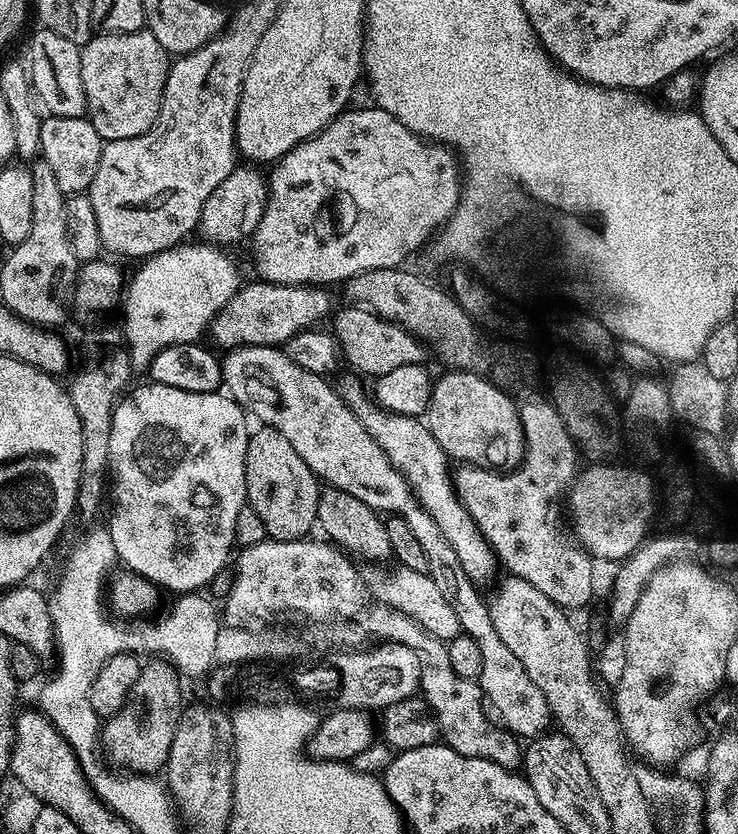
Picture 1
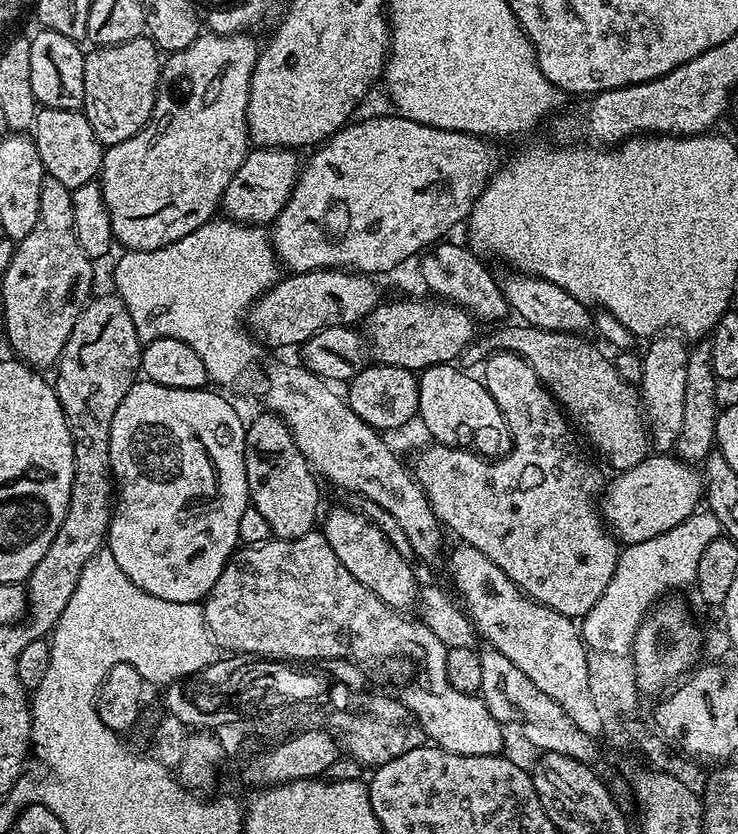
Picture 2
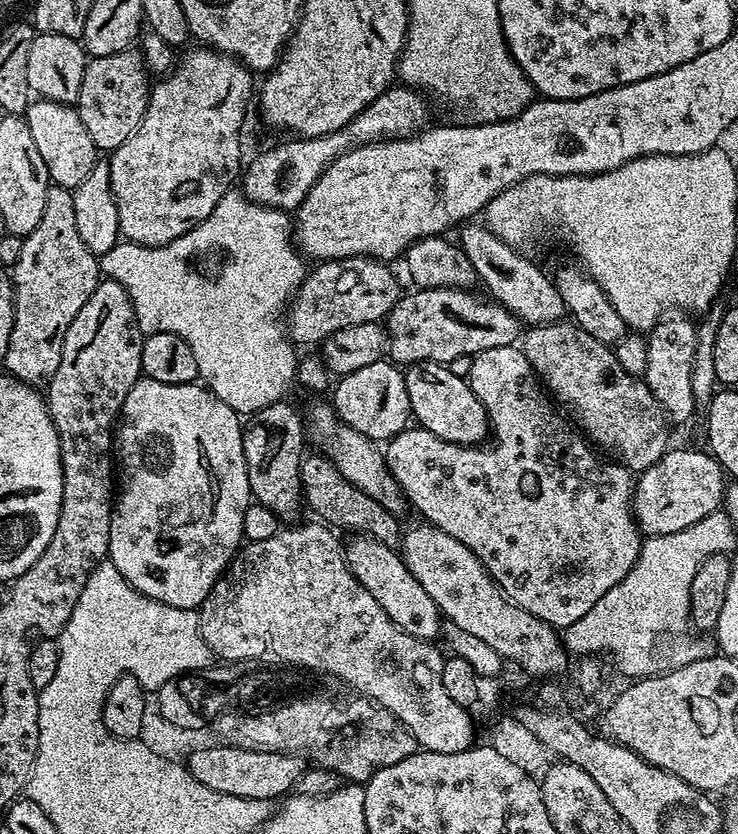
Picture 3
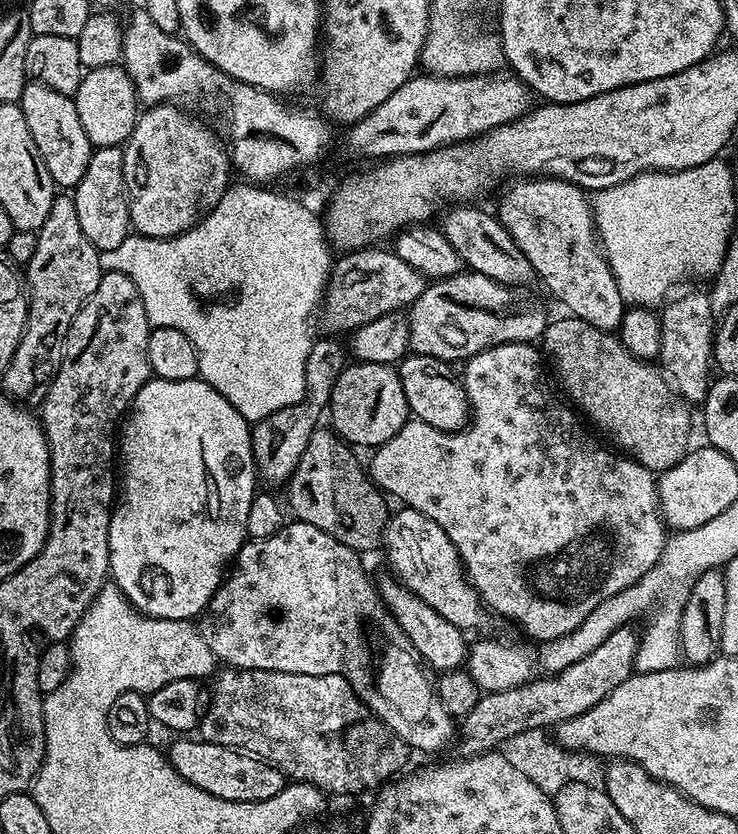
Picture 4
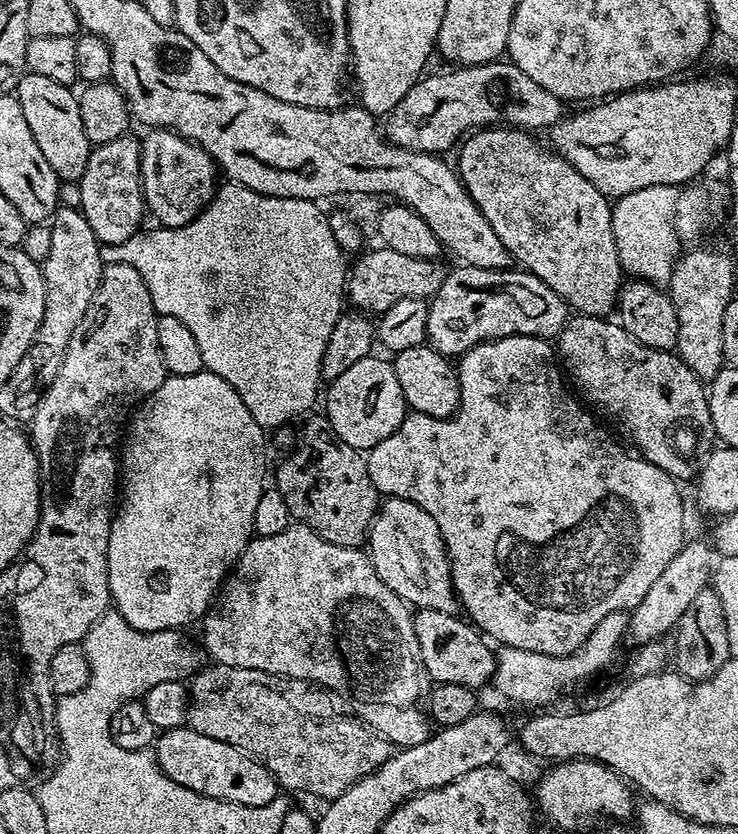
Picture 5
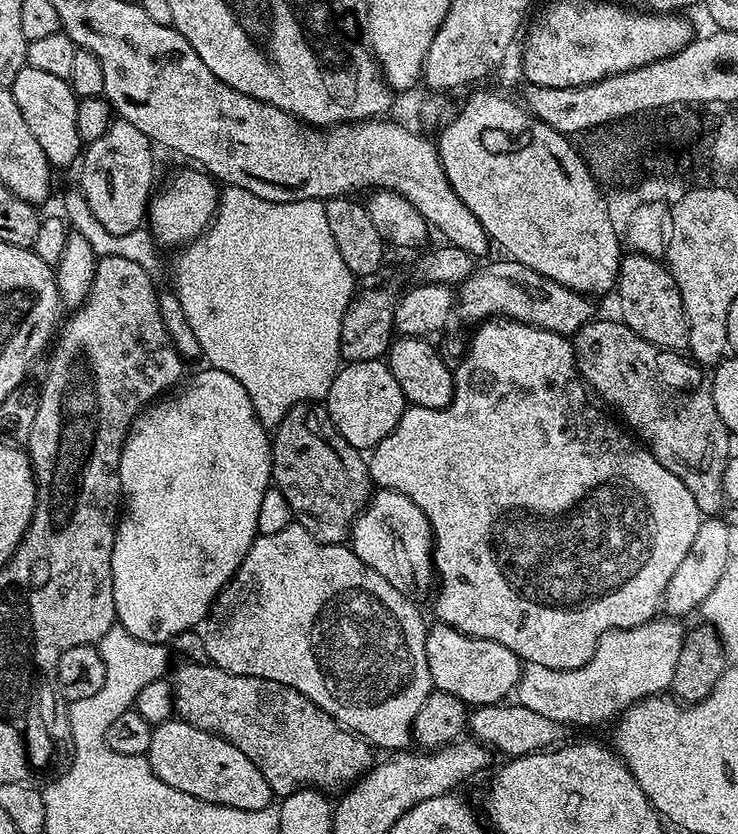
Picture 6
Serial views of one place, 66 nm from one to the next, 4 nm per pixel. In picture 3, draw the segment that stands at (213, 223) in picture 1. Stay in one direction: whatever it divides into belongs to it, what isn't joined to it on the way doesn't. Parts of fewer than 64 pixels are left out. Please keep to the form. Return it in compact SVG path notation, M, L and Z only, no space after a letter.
M389 86L384 93L370 106L366 106L359 114L350 121L342 130L331 132L325 136L310 136L307 138L290 138L286 144L278 144L274 148L268 148L265 152L260 152L252 161L247 161L242 172L242 191L247 200L261 204L263 208L277 208L286 213L299 209L300 203L310 194L310 186L318 182L318 178L326 169L340 157L343 152L349 152L352 148L357 148L363 144L372 144L376 140L397 140L400 136L413 135L425 127L424 119L428 116L429 101L417 89L407 86Z

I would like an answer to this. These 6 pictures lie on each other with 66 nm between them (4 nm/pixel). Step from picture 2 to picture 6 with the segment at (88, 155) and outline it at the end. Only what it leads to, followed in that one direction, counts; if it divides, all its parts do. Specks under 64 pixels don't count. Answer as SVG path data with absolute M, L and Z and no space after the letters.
M25 66L11 89L14 102L18 102L18 110L22 110L22 118L26 118L26 126L30 126L38 146L42 146L42 154L46 154L53 169L60 170L72 163L75 165L82 156L82 141L78 134L78 97L67 80Z

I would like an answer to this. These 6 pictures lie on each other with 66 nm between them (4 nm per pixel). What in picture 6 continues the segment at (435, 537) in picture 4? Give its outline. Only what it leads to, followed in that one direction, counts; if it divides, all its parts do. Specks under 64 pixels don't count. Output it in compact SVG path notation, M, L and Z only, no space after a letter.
M389 488L379 489L369 500L364 511L352 523L352 535L350 537L352 551L362 558L362 562L370 565L375 572L382 574L390 586L394 586L399 592L409 598L424 596L428 587L434 584L434 565L432 563L432 527L410 502L402 494L398 494Z

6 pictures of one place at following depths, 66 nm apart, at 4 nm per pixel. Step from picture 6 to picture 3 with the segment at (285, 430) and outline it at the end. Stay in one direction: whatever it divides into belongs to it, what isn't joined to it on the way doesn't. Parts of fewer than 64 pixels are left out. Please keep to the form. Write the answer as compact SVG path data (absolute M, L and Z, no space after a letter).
M310 454L305 455L301 462L301 490L303 492L303 503L306 505L306 508L309 508L310 511L313 512L313 517L319 518L323 523L331 526L333 529L341 530L340 528L345 528L346 531L352 532L348 534L363 534L365 537L371 538L373 540L377 540L378 542L382 542L386 546L390 546L391 548L399 549L400 541L402 539L402 524L399 524L397 517L390 510L386 510L386 506L382 506L378 502L374 502L374 498L370 498L370 494L366 494L362 490L358 490L358 486L354 486L350 481L346 478L342 478L342 474L337 470L335 464L332 463L331 460L327 460L323 454L315 454L316 456L310 456Z

